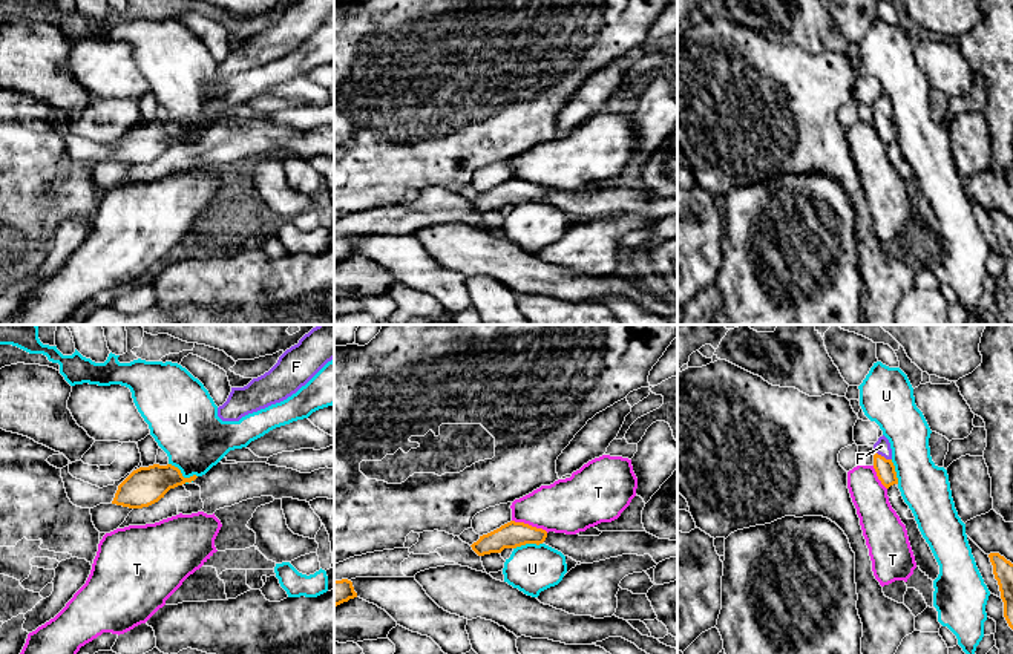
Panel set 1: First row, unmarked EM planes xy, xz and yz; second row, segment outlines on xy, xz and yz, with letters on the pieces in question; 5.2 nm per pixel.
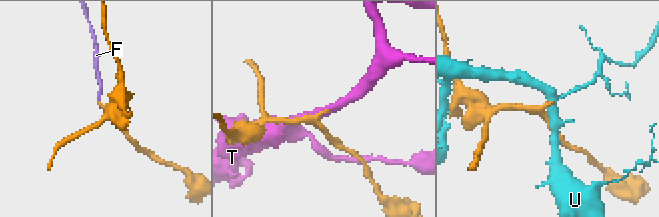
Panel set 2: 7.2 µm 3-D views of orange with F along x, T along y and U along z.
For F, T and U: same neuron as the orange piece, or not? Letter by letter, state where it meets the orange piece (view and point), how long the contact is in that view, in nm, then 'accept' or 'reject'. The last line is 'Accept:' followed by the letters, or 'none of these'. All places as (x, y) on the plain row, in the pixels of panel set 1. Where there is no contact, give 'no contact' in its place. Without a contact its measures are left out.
F: yz (883, 114) | 100 nm | accept
T: xz (531, 183) | 200 nm | reject
U: xy (181, 132) | 170 nm | reject
Accept: F

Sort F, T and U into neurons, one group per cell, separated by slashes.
F / T / U

